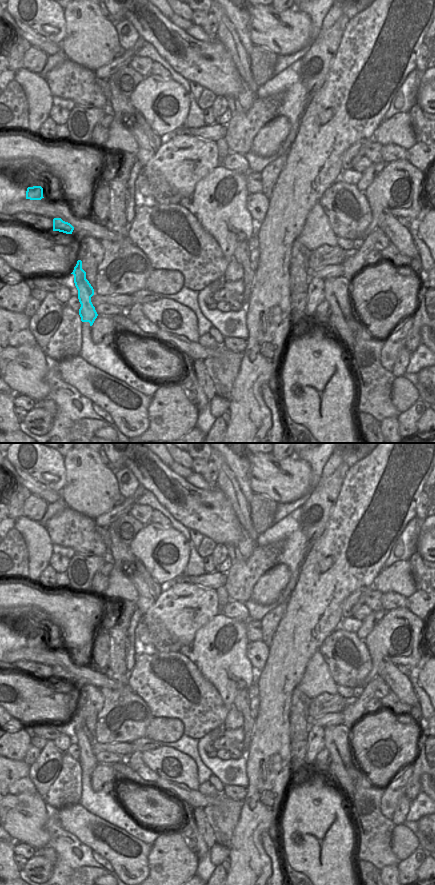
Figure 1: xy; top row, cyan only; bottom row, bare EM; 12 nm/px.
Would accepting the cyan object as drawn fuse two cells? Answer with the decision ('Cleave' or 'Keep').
Cleave

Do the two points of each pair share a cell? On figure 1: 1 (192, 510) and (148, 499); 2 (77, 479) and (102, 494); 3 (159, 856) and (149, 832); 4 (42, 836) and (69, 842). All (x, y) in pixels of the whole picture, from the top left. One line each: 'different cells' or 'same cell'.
1: different cells
2: same cell
3: different cells
4: different cells

